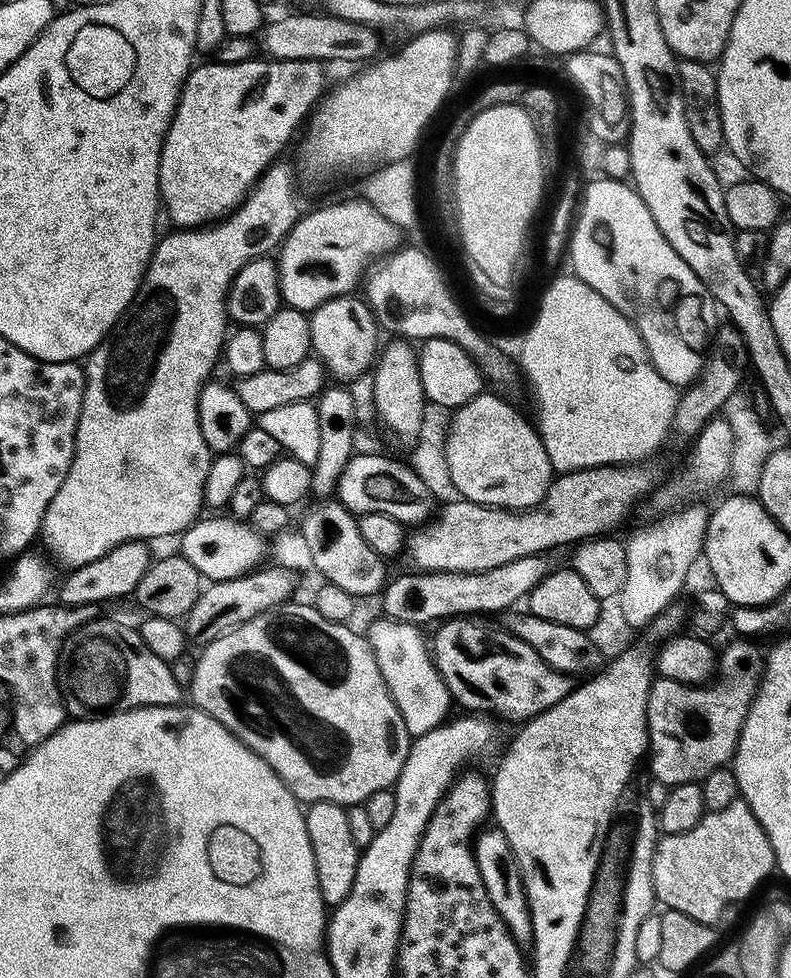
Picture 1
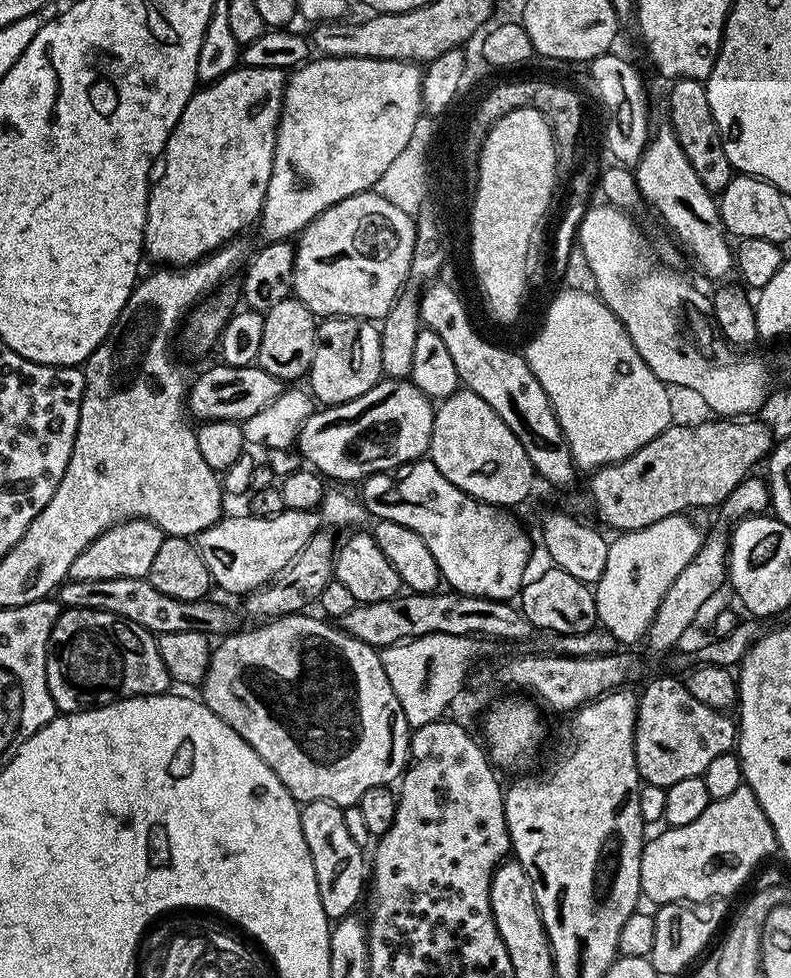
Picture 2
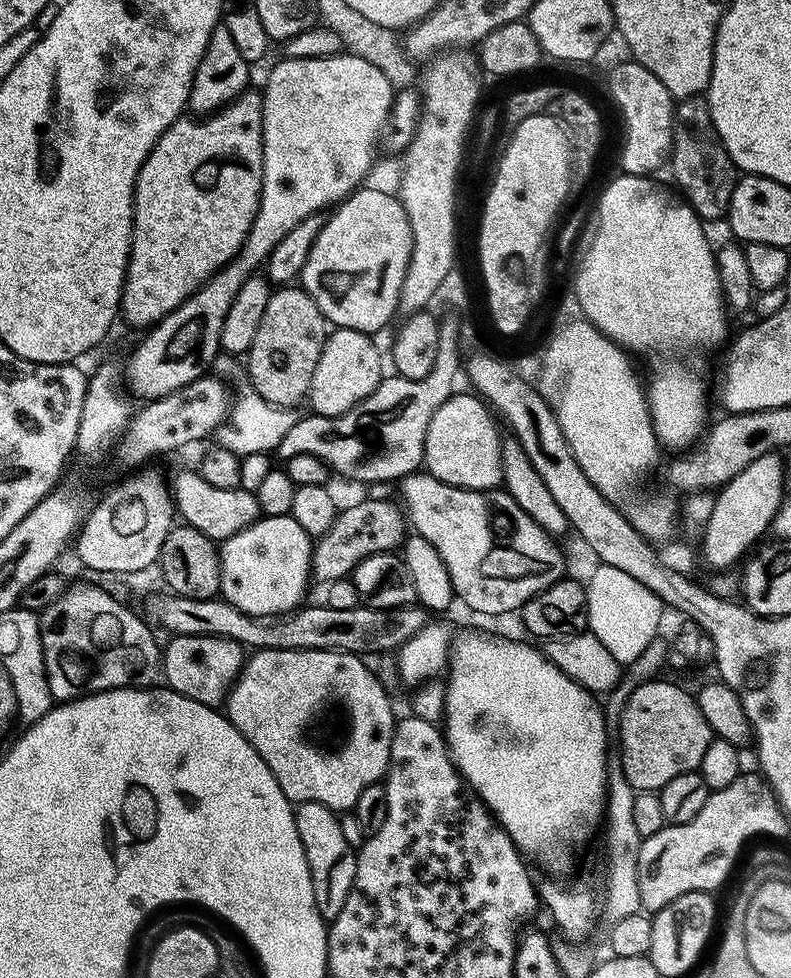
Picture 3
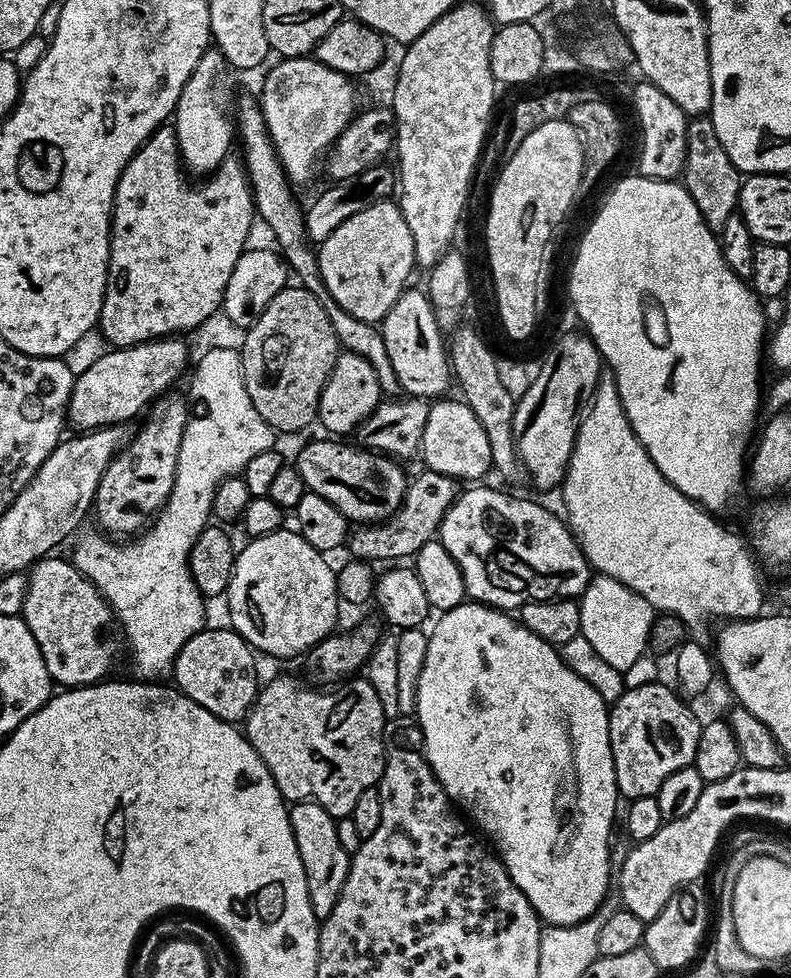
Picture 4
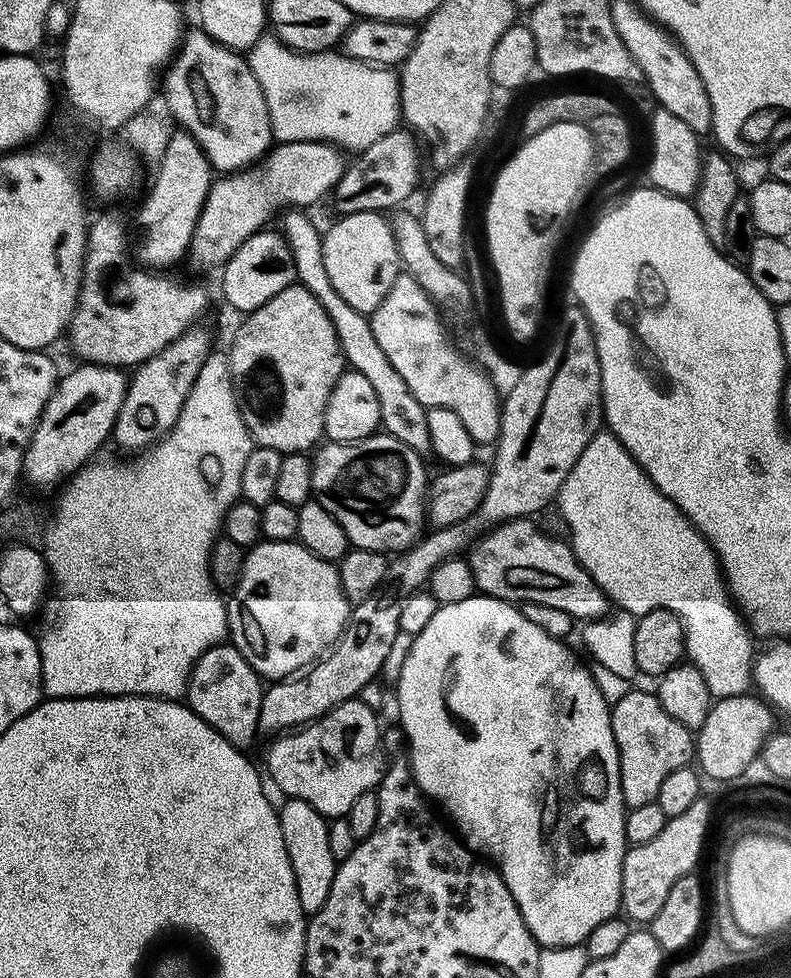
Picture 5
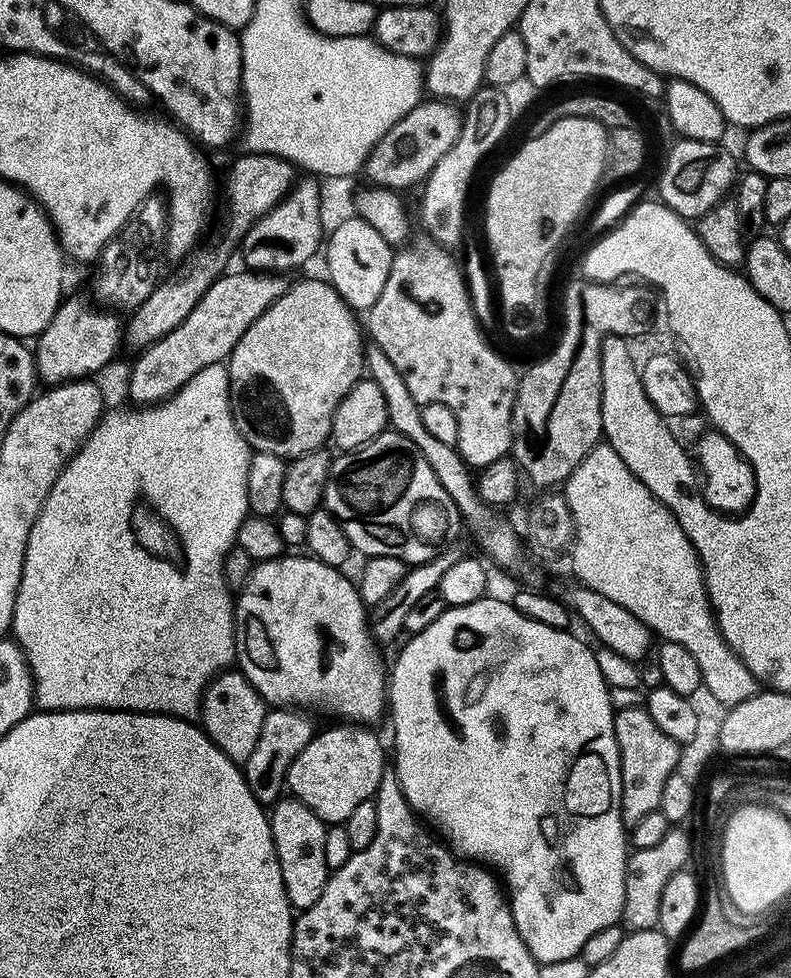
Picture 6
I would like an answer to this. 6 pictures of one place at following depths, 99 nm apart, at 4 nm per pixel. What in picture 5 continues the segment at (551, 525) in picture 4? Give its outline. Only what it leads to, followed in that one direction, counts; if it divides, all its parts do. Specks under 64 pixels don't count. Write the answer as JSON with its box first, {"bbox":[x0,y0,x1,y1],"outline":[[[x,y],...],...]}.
{"bbox":[470,518,609,622],"outline":[[[528,518],[503,523],[470,548],[472,573],[477,589],[483,595],[497,596],[499,600],[509,602],[555,606],[558,610],[566,610],[576,622],[589,622],[609,615],[608,595],[596,585],[594,578],[590,578],[567,539],[555,540],[547,536]]]}

